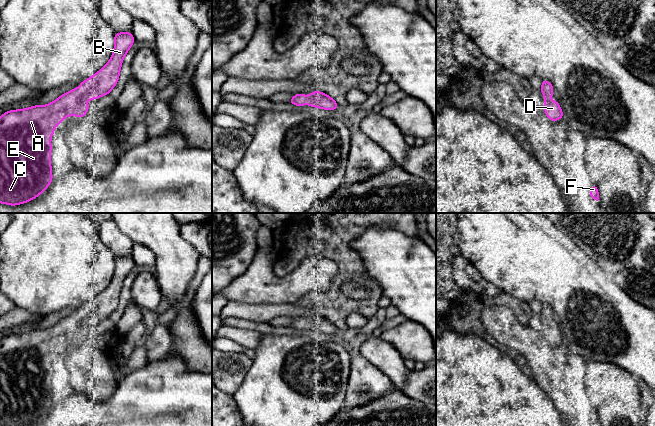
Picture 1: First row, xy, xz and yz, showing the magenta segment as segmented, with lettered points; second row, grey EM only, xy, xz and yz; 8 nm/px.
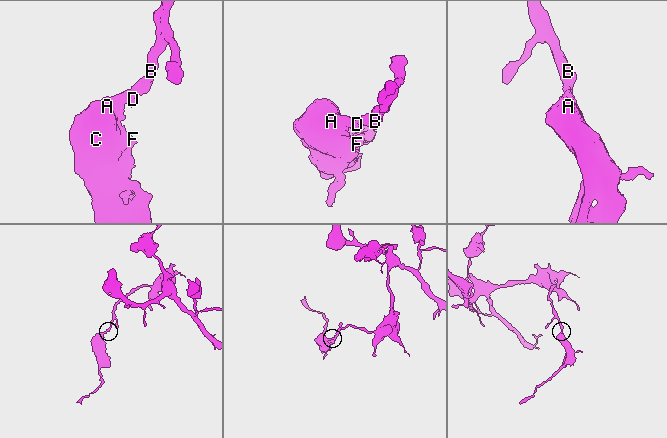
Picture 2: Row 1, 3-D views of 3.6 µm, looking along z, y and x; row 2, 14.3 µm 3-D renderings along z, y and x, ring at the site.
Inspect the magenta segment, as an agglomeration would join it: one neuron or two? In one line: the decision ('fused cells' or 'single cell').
single cell

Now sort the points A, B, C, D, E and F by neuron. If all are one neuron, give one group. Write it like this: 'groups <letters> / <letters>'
groups A B C D E F

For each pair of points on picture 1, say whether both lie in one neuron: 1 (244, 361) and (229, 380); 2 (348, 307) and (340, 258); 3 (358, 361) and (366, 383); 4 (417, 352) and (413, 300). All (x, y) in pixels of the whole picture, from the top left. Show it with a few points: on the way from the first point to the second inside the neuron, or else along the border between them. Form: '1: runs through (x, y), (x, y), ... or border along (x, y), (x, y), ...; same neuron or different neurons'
1: runs through (239, 366), (230, 375); same neuron
2: runs through (337, 295), (337, 284), (342, 276), (342, 270); same neuron
3: runs through (360, 366), (364, 378); same neuron
4: border along (408, 318), (425, 328); different neurons

